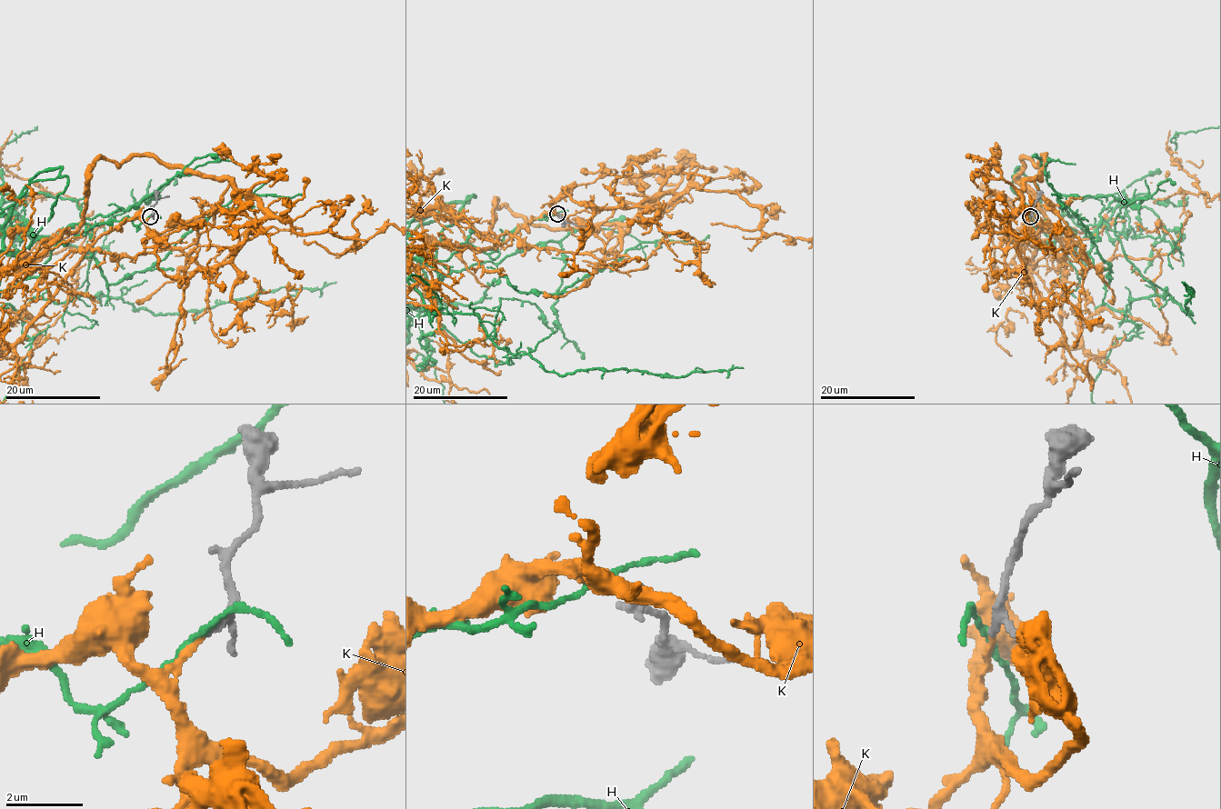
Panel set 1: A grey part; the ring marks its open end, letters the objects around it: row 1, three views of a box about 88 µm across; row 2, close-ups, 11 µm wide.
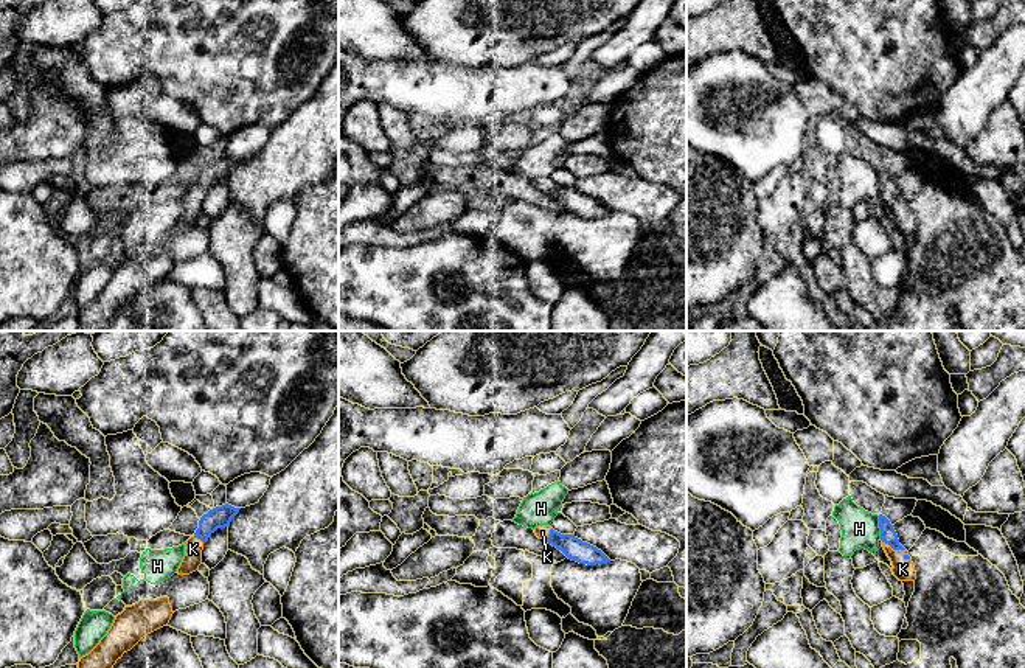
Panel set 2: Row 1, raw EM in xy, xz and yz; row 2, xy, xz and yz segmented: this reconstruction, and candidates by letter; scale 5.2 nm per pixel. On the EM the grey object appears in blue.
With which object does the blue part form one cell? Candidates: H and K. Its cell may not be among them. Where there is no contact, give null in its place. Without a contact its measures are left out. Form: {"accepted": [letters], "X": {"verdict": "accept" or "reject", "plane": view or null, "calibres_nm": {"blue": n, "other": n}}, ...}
{"accepted": ["K"], "H": {"verdict": "reject", "plane": "yz", "calibres_nm": {"blue": 80, "other": 190}}, "K": {"verdict": "accept", "plane": "yz", "calibres_nm": {"blue": 80, "other": 110}}}

